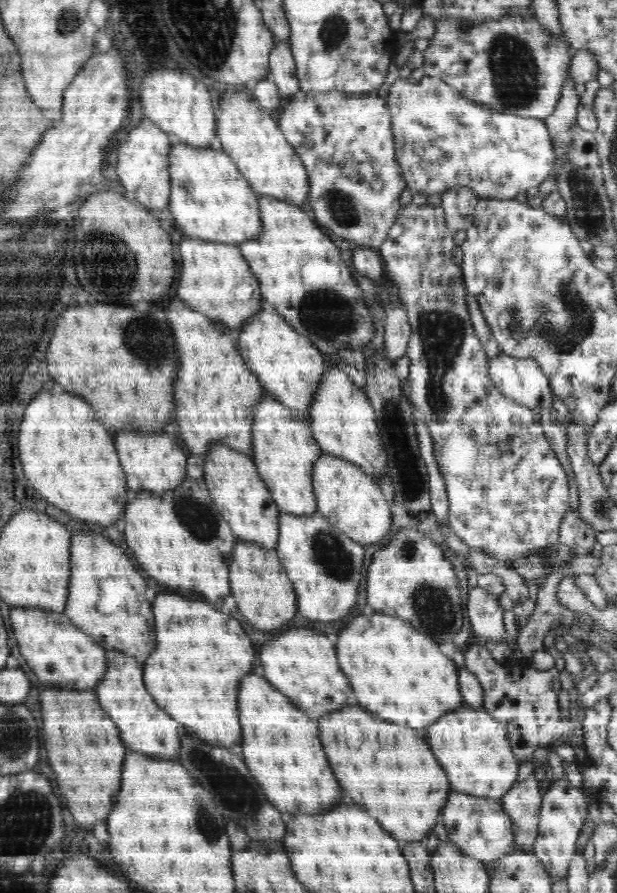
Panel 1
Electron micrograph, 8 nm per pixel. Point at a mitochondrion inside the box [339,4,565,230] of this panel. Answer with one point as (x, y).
(515, 75)

